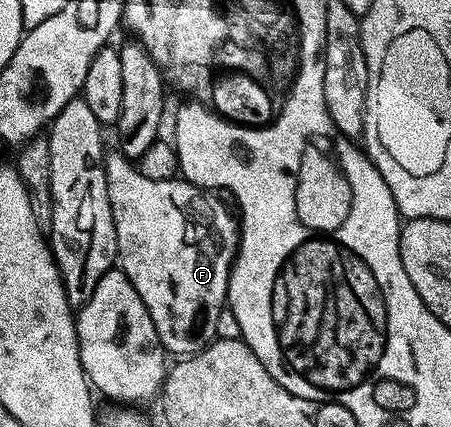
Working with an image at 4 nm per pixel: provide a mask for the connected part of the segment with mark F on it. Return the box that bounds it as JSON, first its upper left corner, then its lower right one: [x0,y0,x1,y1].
[106,151,240,359]

